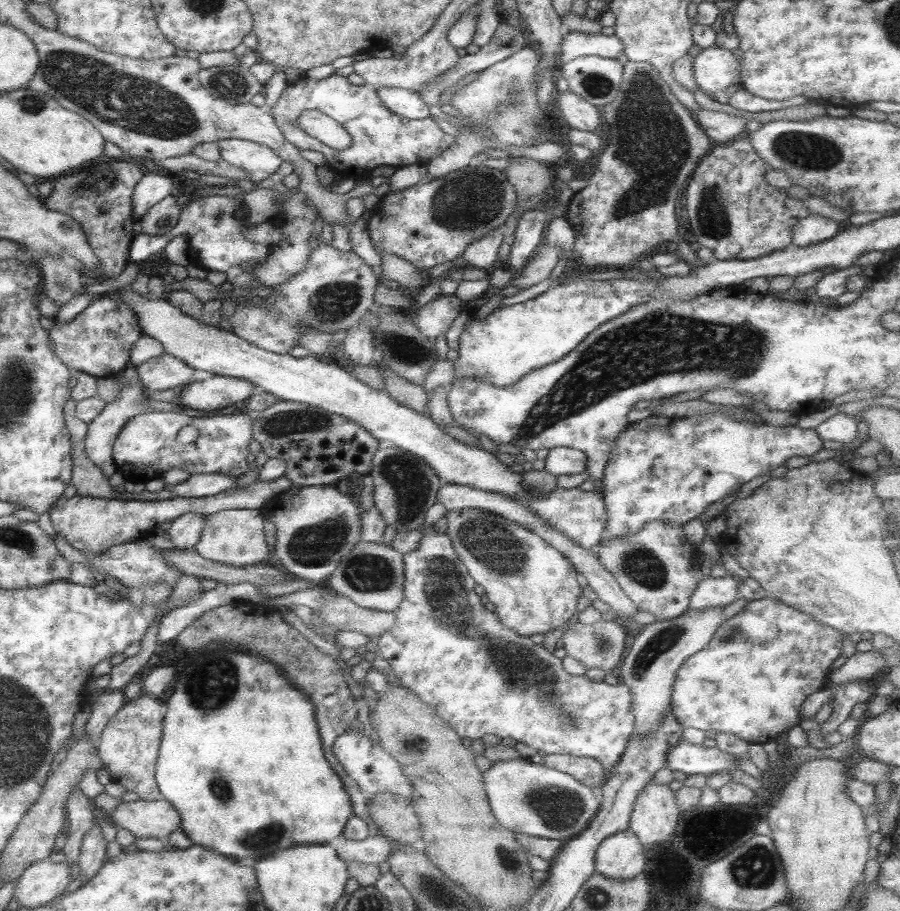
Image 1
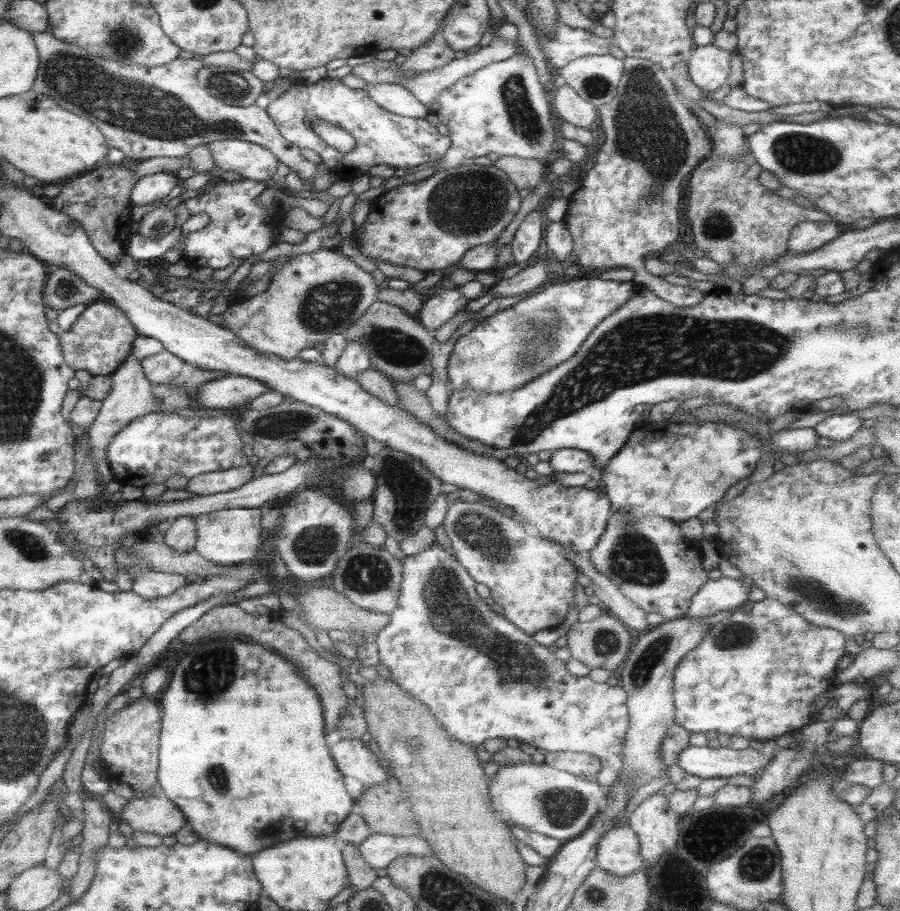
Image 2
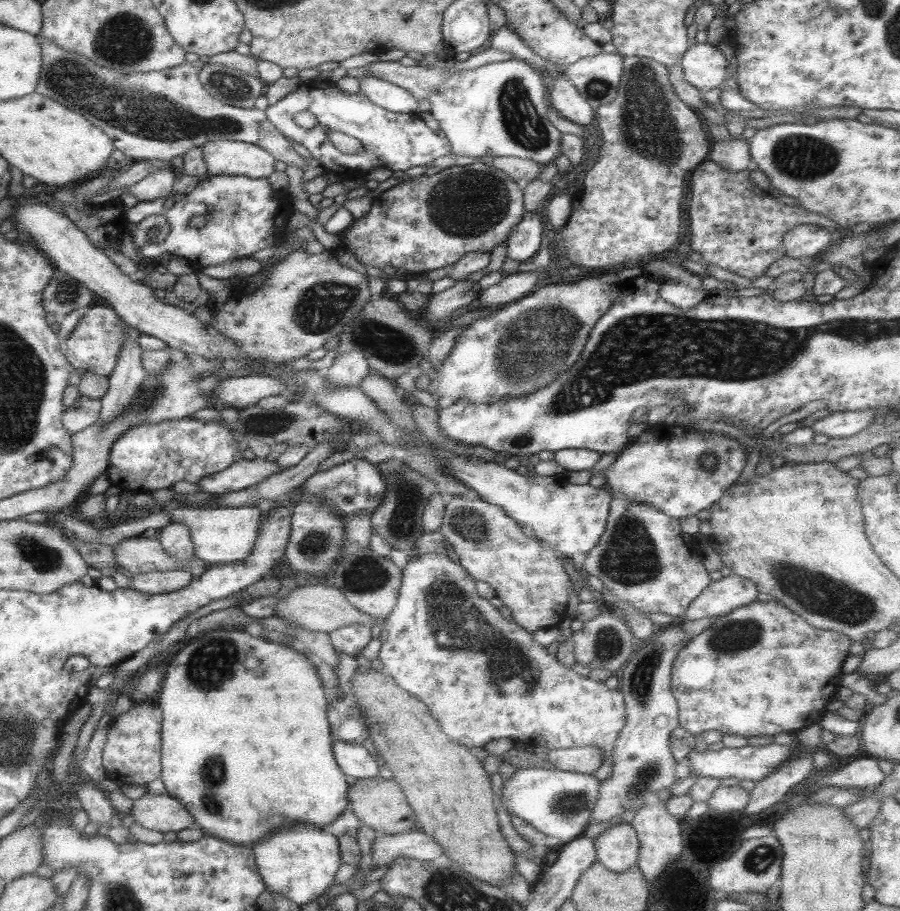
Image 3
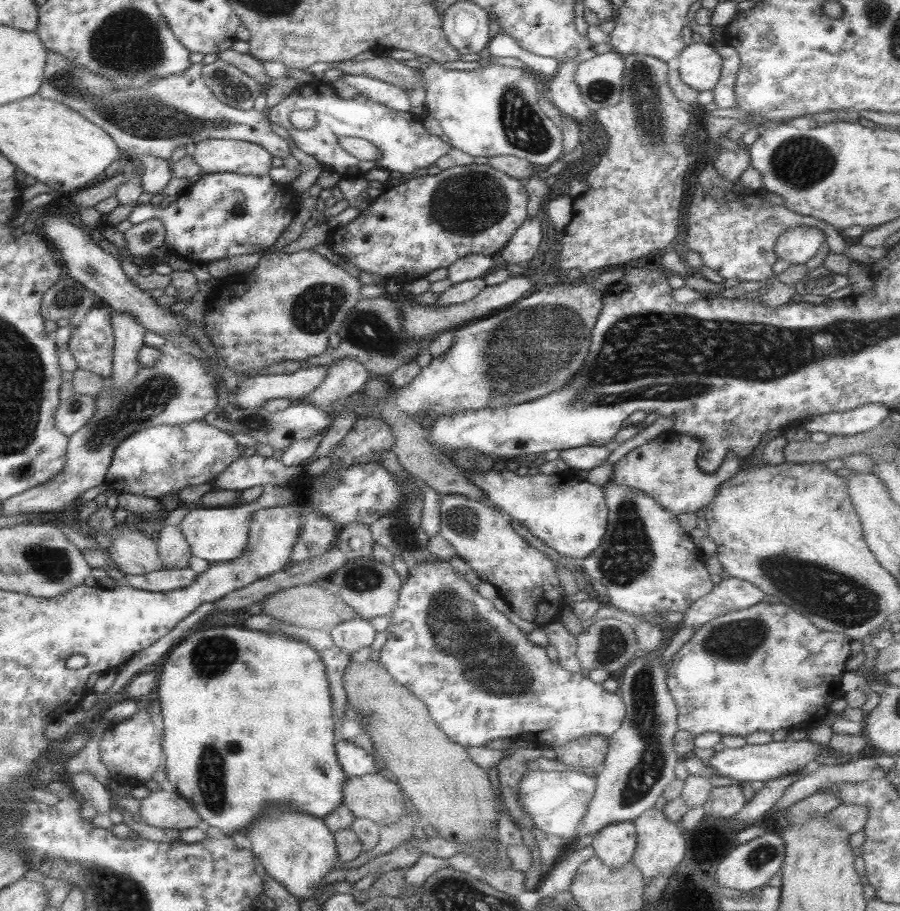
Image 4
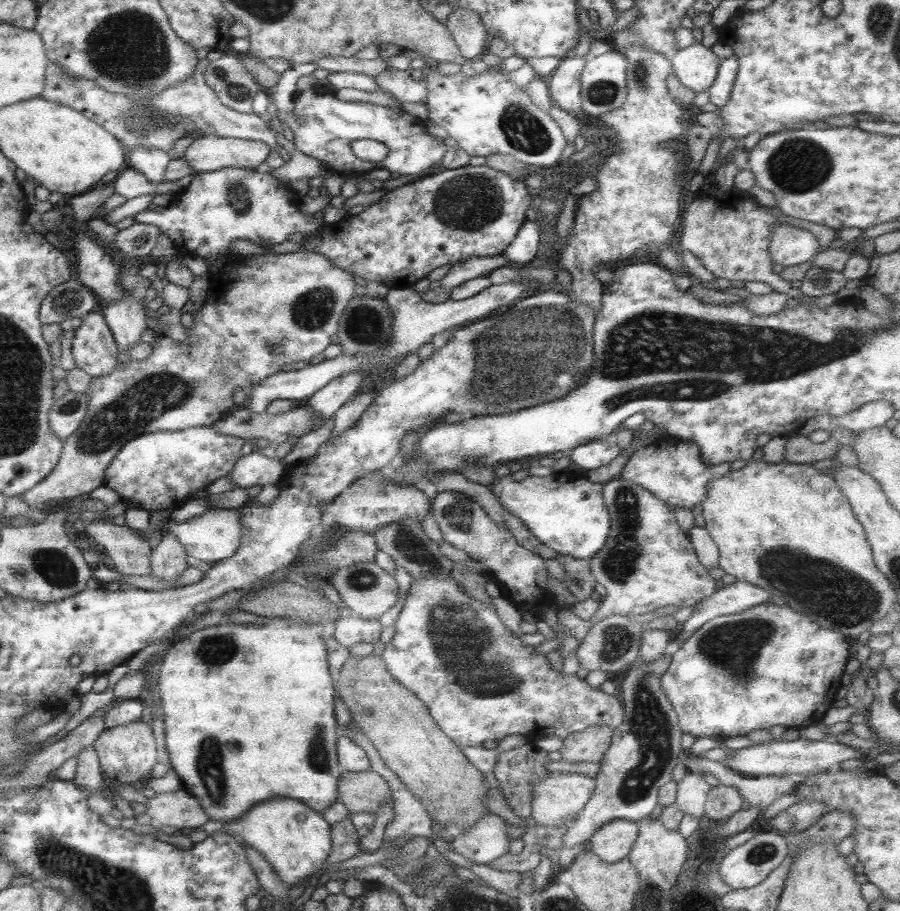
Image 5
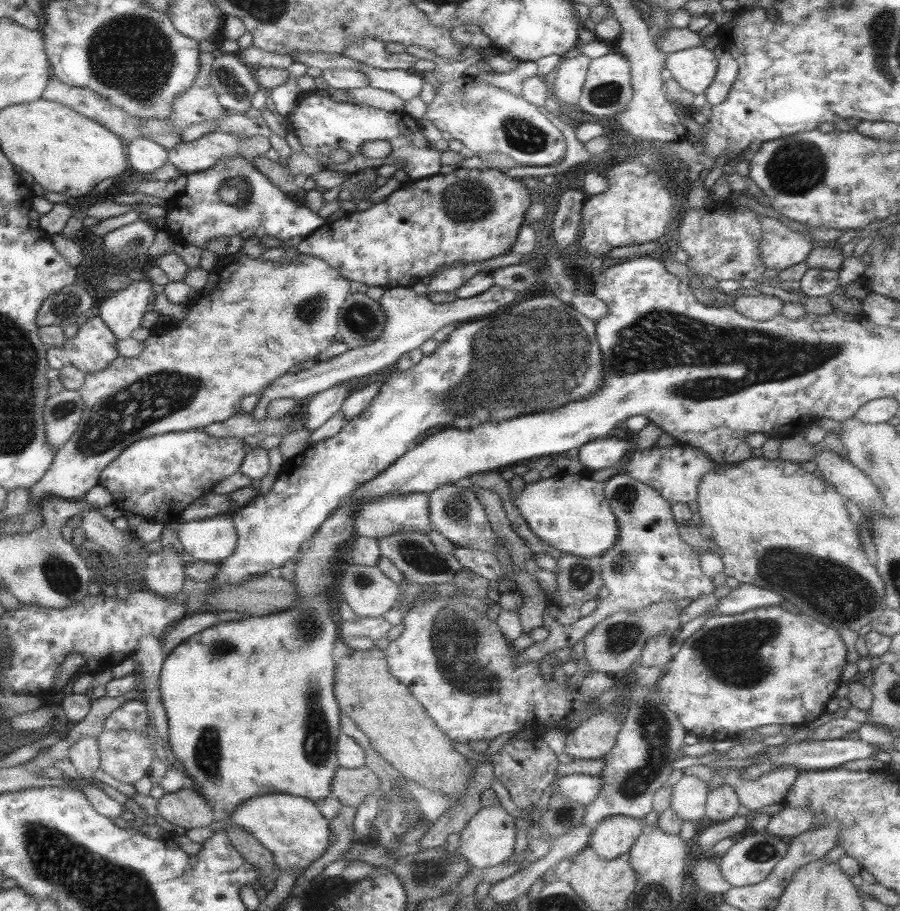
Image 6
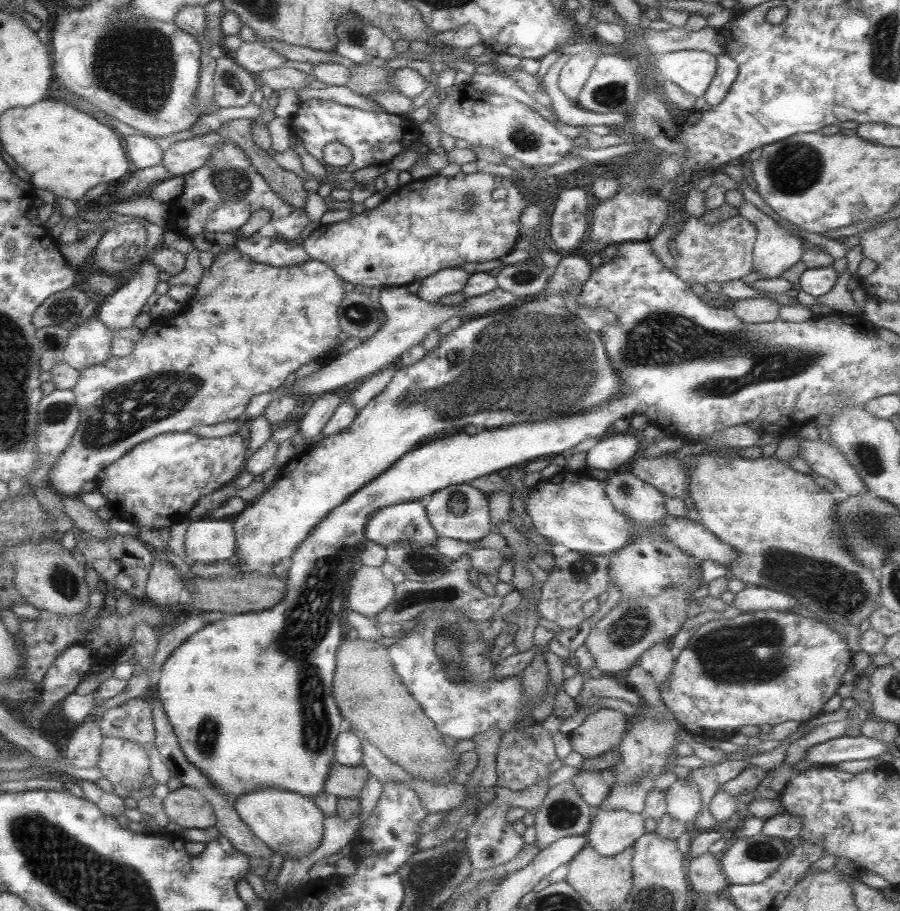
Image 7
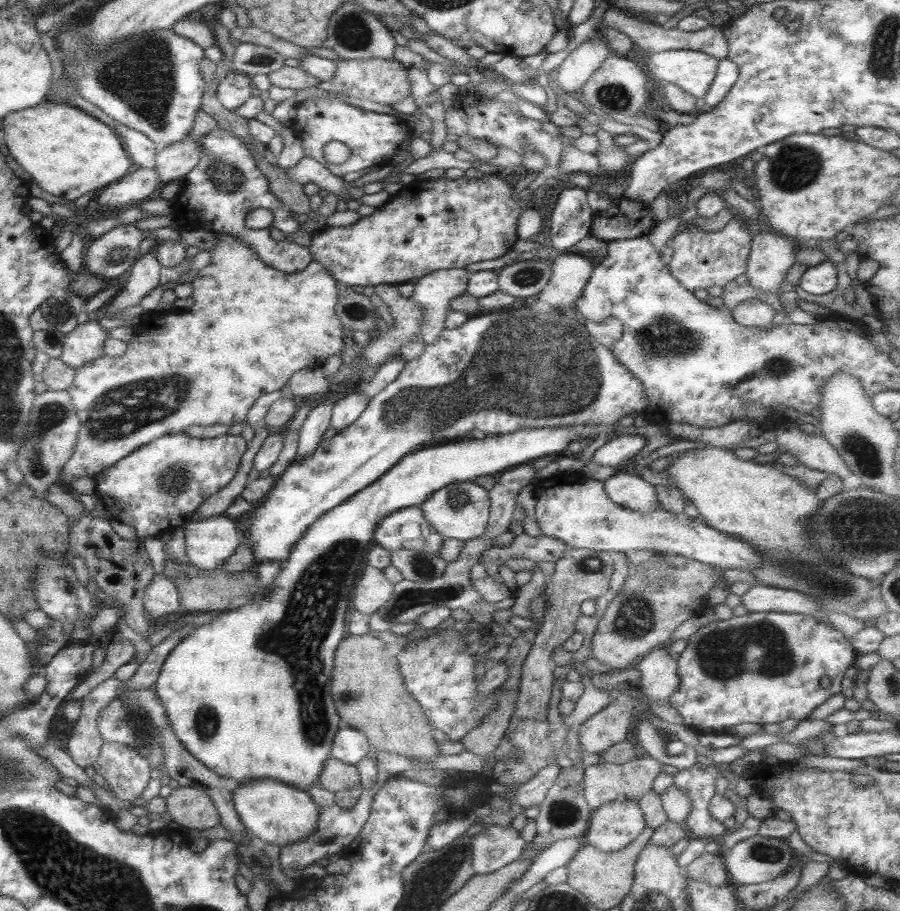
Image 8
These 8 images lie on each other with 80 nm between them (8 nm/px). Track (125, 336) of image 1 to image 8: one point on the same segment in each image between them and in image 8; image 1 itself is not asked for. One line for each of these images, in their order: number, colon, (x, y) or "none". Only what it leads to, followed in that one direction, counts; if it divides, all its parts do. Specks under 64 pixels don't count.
2: (99, 340)
3: (93, 345)
4: (91, 343)
5: (93, 350)
6: (92, 348)
7: (87, 345)
8: (81, 345)

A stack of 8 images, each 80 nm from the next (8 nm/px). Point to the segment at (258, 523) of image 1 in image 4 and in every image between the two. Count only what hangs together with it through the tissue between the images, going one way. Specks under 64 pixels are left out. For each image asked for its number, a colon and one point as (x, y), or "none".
2: (227, 537)
3: (219, 536)
4: (217, 534)

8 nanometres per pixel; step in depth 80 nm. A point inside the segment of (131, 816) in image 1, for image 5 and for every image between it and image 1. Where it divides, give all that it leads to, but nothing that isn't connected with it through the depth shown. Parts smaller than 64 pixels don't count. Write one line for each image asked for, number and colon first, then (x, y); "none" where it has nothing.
2: (156, 815)
3: (160, 812)
4: (163, 808)
5: (177, 809)

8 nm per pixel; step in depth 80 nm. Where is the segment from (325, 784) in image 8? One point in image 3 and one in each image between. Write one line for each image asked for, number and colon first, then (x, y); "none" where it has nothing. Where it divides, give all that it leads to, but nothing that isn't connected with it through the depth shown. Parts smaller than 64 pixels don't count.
3: (378, 803)
4: (371, 796)
5: (365, 792)
6: (348, 786)
7: (342, 781)

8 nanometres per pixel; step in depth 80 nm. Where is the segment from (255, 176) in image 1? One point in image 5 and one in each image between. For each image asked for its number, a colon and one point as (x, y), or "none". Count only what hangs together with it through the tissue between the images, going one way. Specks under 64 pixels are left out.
2: (250, 161)
3: (221, 157)
4: (212, 155)
5: (204, 154)

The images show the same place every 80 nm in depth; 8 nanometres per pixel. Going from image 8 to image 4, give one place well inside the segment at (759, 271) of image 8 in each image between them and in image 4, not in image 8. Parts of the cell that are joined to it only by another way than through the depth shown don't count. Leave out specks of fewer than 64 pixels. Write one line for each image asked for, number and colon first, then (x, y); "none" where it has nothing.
4: (796, 245)
5: (788, 246)
6: (779, 248)
7: (775, 249)

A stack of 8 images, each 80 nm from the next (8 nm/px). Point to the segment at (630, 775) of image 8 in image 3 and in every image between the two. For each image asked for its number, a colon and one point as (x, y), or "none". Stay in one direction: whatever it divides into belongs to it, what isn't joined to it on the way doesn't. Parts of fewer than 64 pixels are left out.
3: (557, 803)
4: (556, 802)
5: (555, 796)
6: (580, 789)
7: (592, 786)

